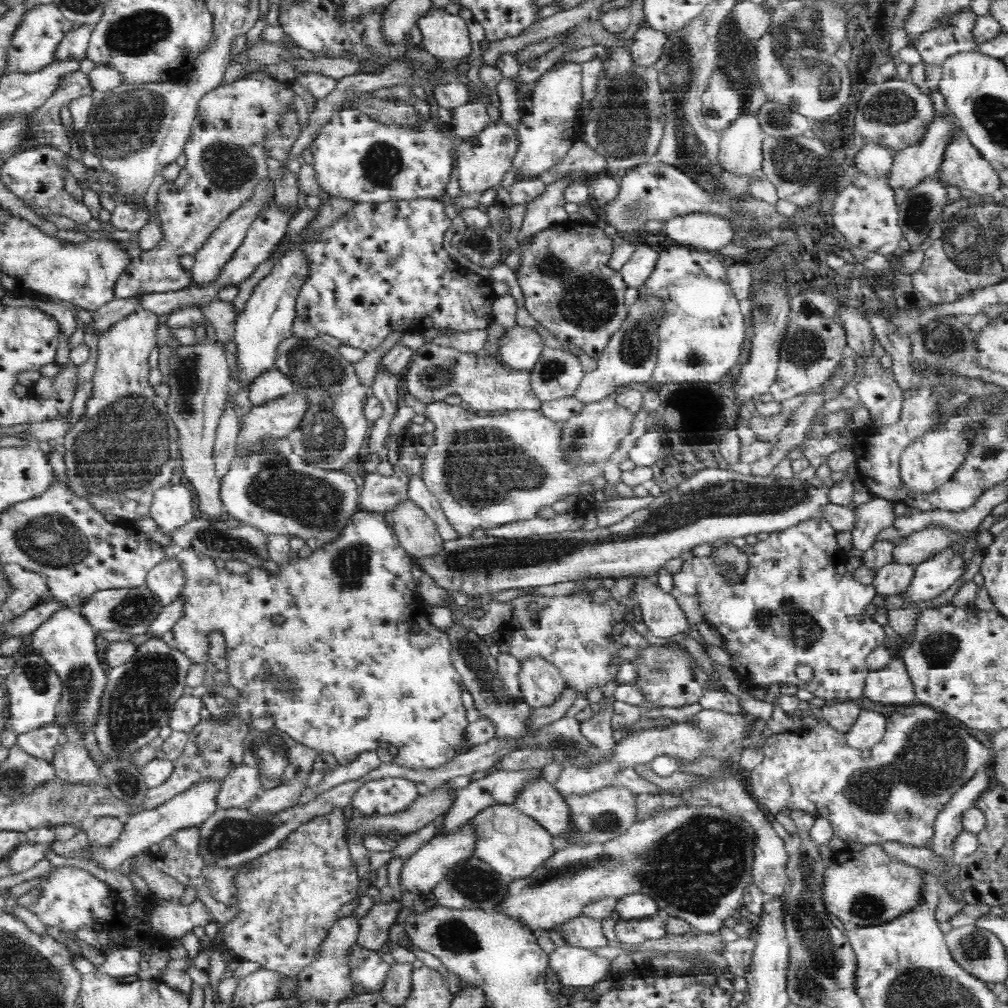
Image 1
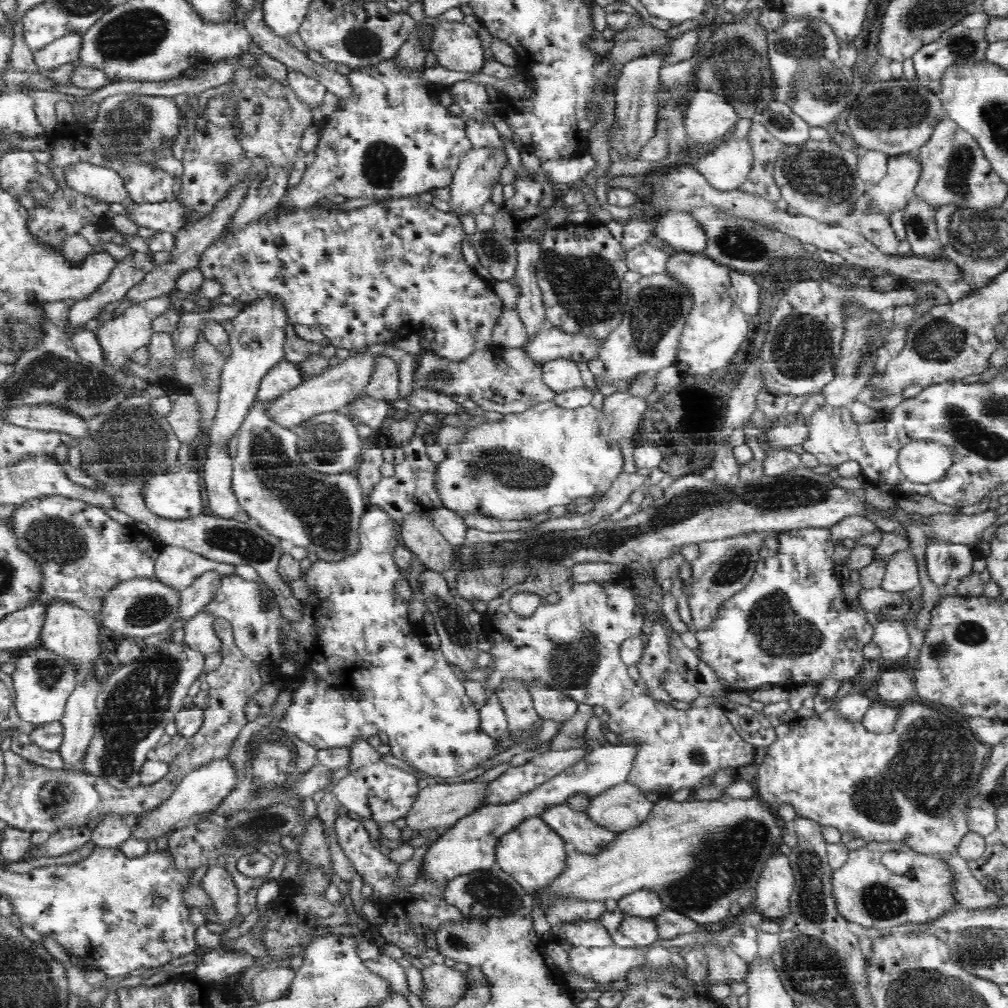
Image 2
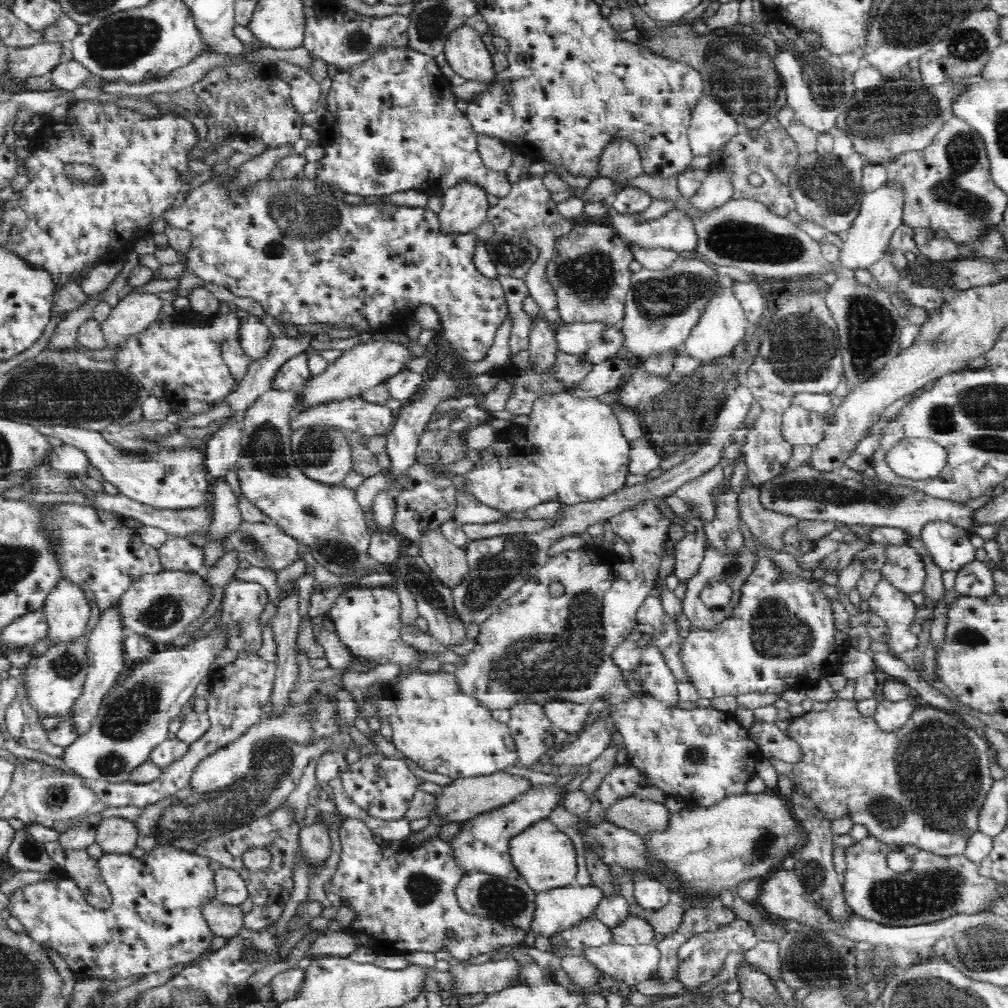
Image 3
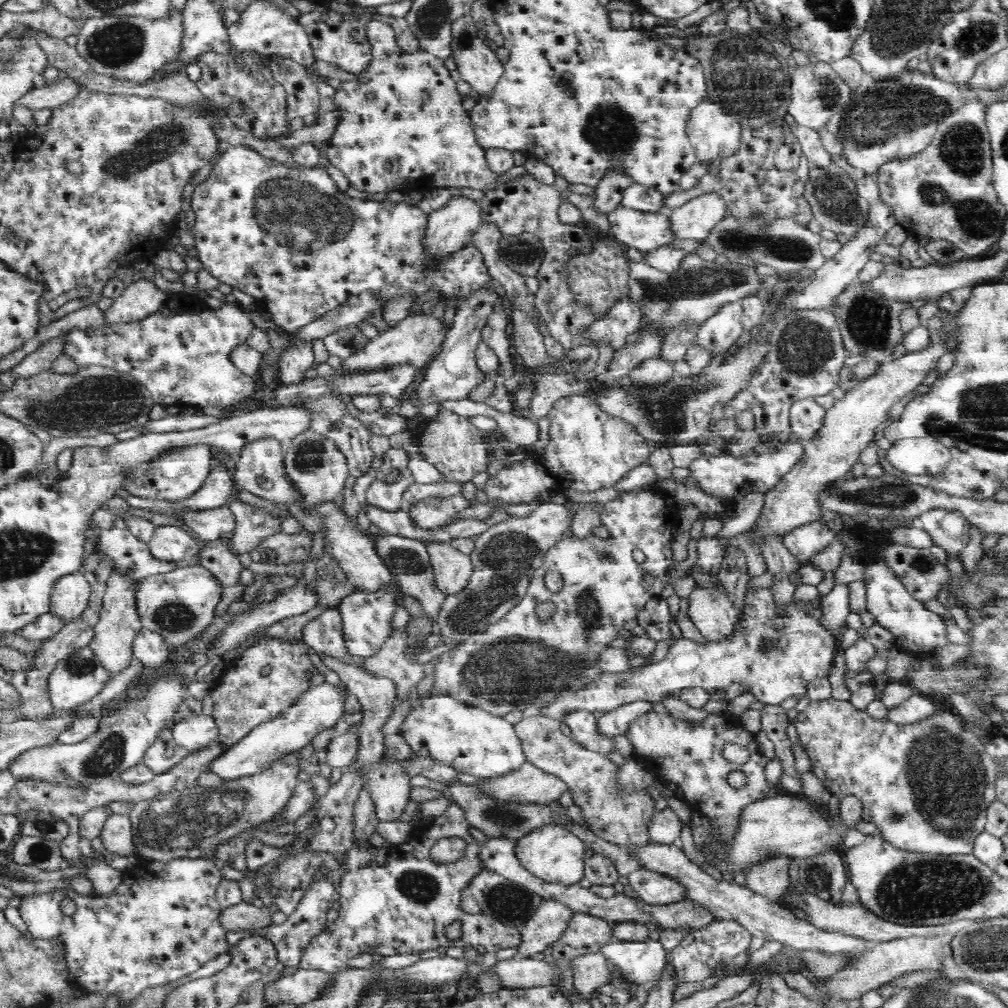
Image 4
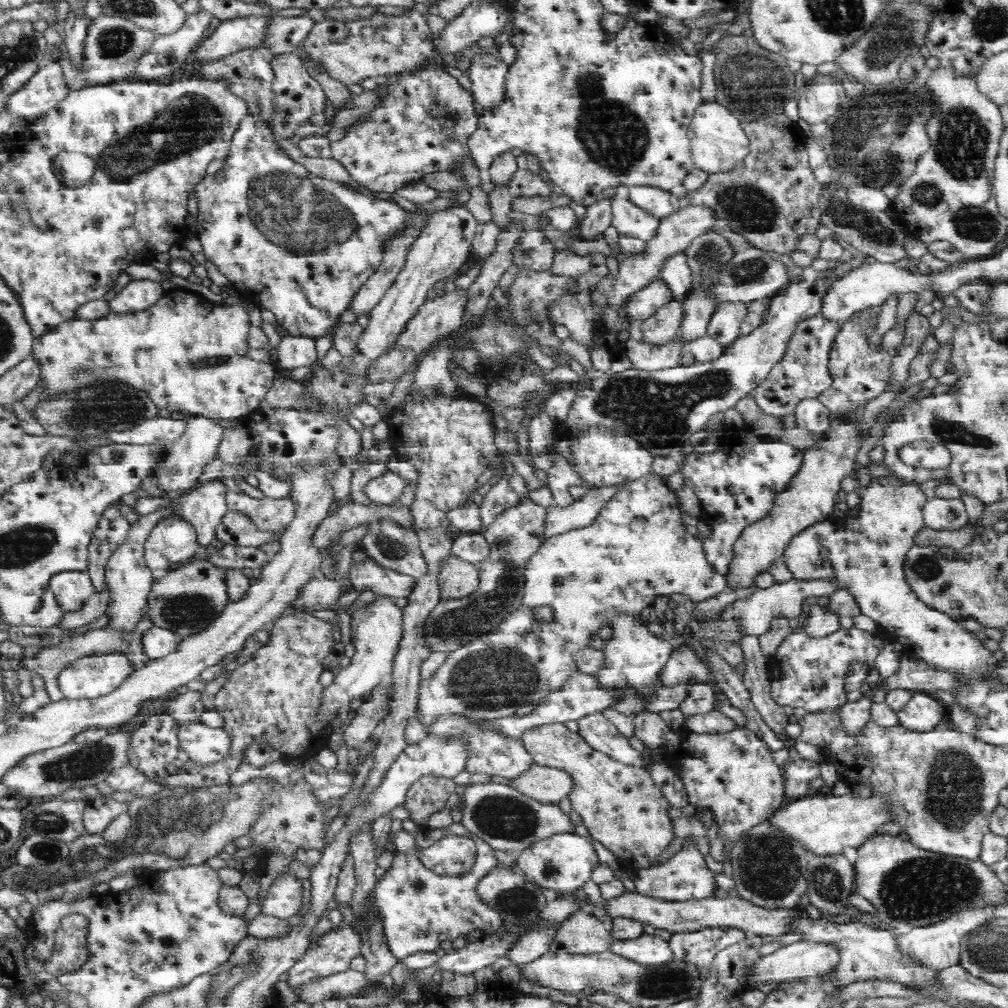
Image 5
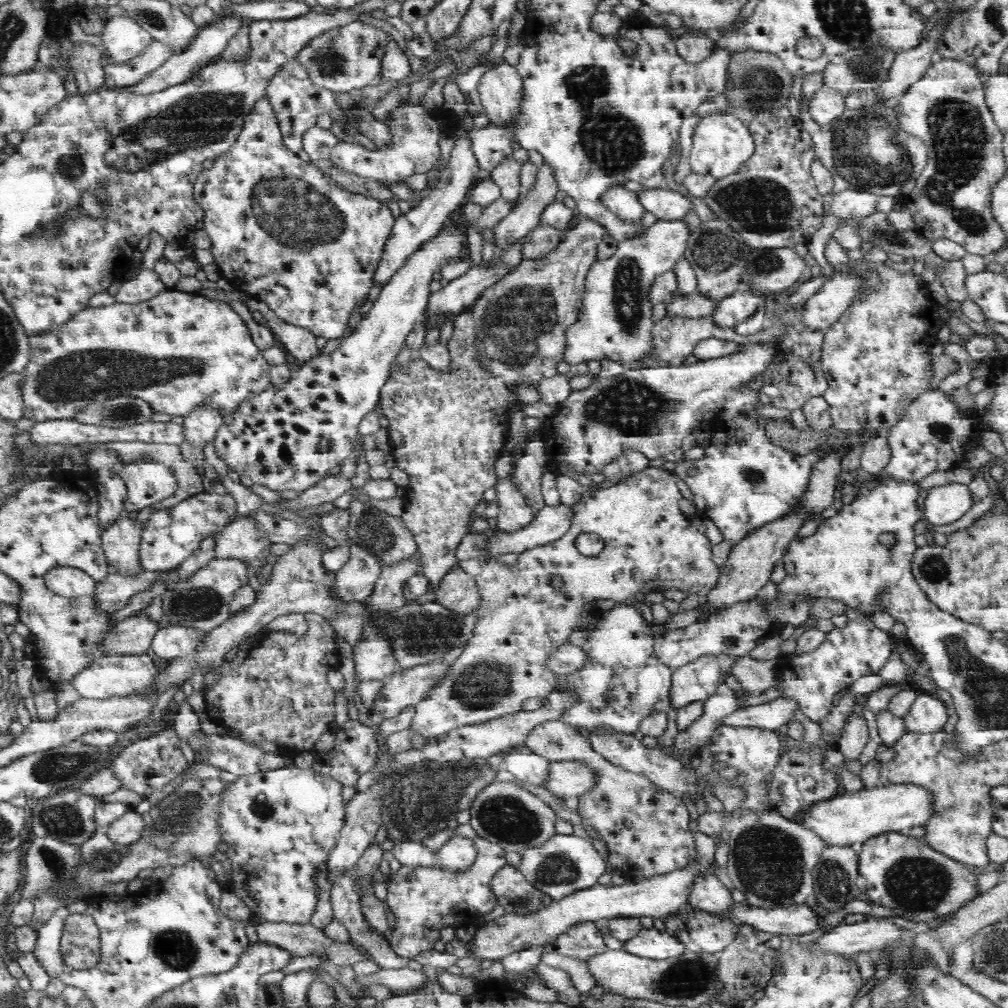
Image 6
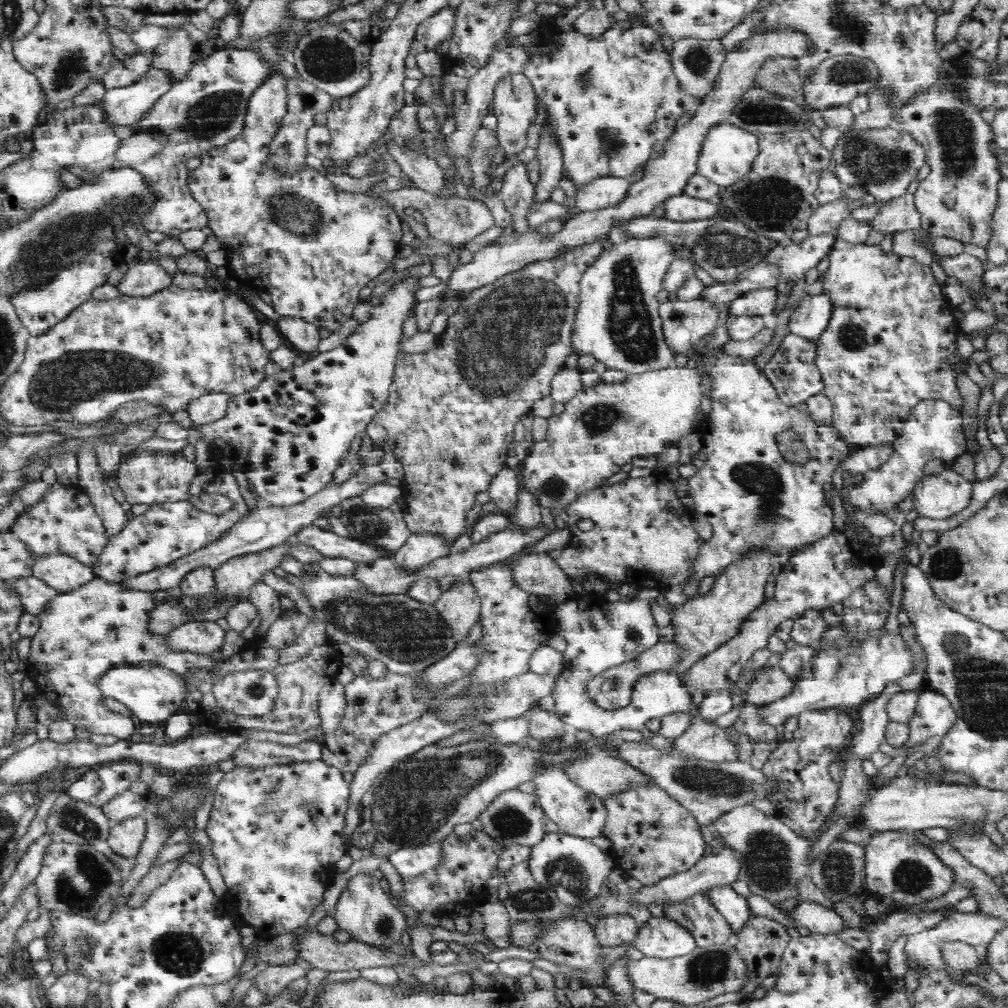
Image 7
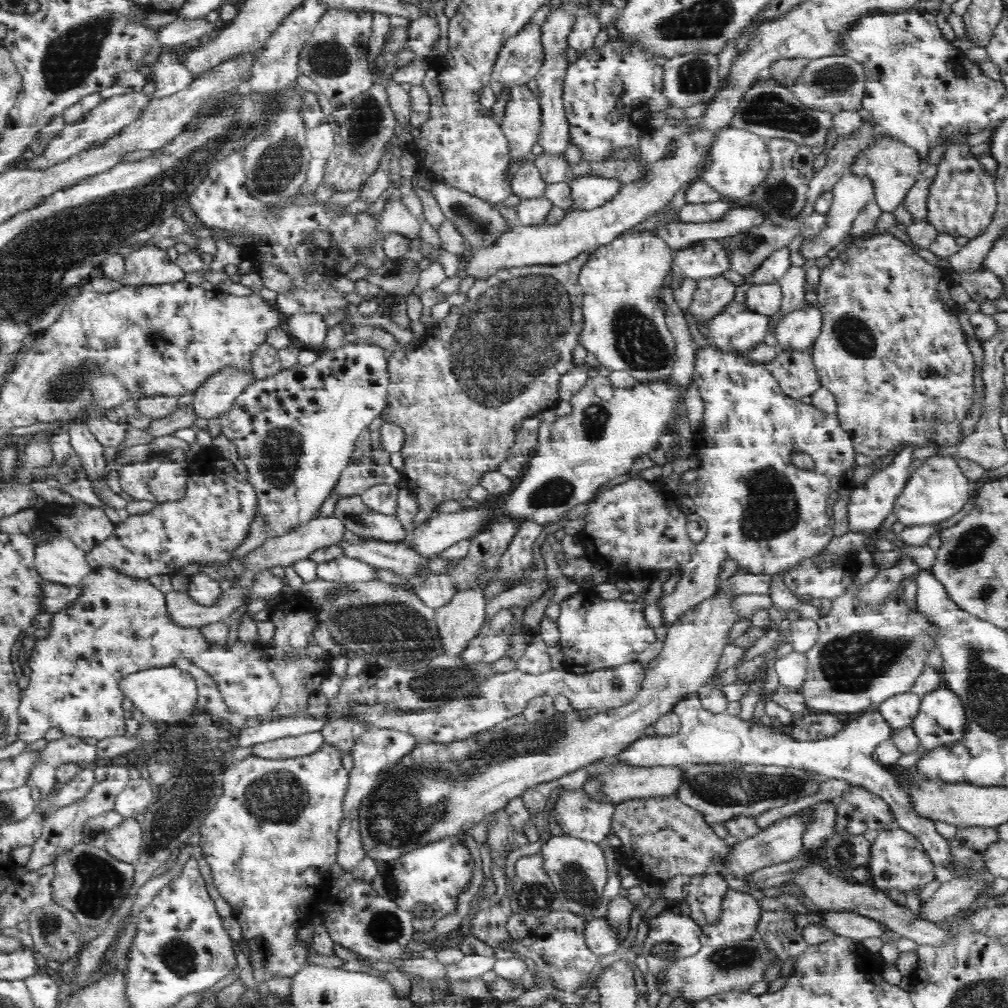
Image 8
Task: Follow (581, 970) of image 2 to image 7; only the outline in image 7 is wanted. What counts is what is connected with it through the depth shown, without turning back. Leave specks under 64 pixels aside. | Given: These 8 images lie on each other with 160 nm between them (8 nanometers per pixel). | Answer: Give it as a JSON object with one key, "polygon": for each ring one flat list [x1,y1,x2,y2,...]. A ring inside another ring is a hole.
{"polygon":[[651,917,641,924,634,944,644,956,657,959,686,956,699,947,690,930,665,917]]}

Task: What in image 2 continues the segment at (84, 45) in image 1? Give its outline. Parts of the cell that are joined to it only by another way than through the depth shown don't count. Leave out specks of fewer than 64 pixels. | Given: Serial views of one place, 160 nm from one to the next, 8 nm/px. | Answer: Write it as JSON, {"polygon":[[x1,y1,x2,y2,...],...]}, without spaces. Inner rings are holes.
{"polygon":[[70,32,34,51,32,61,37,70,48,73,78,59,80,47,81,34]]}

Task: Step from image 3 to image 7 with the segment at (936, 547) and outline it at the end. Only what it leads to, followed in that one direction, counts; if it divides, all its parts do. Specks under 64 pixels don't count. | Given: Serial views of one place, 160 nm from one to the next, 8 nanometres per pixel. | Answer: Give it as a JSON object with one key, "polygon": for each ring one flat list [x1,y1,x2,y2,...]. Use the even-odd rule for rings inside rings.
{"polygon":[[954,469,940,474,928,474,914,485,914,508,911,516,947,519,962,512,970,504,973,483,964,479]]}

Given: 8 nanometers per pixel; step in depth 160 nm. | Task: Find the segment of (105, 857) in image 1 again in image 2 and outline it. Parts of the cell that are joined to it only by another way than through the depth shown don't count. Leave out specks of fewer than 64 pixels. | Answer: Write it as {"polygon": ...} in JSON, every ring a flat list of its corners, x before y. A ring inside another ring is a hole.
{"polygon":[[229,756,213,760,198,770,190,772,177,787,172,797,160,807,142,813,132,828,134,839,149,841,162,837,170,828,176,828,178,820,192,820,192,816,204,816,204,812,212,812,224,798,239,785,239,770,231,764]]}

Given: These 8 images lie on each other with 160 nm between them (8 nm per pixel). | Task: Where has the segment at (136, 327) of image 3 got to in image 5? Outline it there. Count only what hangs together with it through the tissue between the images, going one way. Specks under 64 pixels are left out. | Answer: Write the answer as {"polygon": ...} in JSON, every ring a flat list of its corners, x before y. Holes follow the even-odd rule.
{"polygon":[[133,279,113,300,110,300,109,306,114,313,140,312,156,304,164,293,161,284,154,280]]}

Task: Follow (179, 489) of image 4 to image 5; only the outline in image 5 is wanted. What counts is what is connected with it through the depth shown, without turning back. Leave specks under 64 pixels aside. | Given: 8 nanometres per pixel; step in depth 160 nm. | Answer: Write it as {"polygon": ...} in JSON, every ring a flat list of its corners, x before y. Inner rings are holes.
{"polygon":[[194,415,186,421,186,429,179,440,168,447,163,460,154,467,154,472,159,476,160,484,166,492,190,490,197,485,202,476,203,468,216,457,218,447,225,429,216,422,205,416]]}

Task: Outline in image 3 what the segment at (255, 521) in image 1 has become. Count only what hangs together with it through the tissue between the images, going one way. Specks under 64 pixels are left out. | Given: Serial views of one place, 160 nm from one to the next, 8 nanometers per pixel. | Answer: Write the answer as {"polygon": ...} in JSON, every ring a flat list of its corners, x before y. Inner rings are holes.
{"polygon":[[270,389,261,394,258,400,244,413,243,430,241,434,241,455,236,468,240,490,254,506,267,516,267,521,276,524,298,540,300,544,308,546,313,558,328,571,338,576,368,576,379,573,380,563,369,555,371,531,373,526,370,515,364,512,358,501,356,491,343,486,329,487,310,480,297,468,293,461,291,449,291,433,288,429,289,416,295,412,296,406,302,402,302,393,294,390]]}

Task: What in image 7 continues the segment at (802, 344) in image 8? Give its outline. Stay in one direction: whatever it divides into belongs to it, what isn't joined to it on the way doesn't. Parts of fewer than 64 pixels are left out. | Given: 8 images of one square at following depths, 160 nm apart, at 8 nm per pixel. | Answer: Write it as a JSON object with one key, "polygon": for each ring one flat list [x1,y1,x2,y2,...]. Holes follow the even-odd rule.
{"polygon":[[806,294,791,315,788,332,817,344,828,326,830,316,832,316,832,303,826,295]]}

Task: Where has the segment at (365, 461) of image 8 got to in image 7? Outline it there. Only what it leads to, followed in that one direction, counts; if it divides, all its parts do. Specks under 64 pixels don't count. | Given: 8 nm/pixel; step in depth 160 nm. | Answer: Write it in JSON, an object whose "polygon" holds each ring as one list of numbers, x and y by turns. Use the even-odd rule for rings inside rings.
{"polygon":[[391,450,385,454,380,464,364,466,364,468,358,470,356,474,348,477,348,480,339,483,331,483,331,485,324,487,320,492,308,498,308,500,304,500,303,503,295,504,290,508,278,508,264,505,257,506,255,509,250,509,248,516,244,516,244,520,240,520,238,524,234,524,226,534,223,534,218,540,207,544,199,551,179,558,169,566,164,566,163,568,138,577,122,580,120,583,127,585,128,588,134,587,135,589,148,589,149,591,166,591,169,588,179,586,182,579,198,568,212,568,217,570,231,558,266,550,277,544,282,544,284,541,288,540,290,536,295,536,303,528,312,525,314,520,322,517,324,513,328,512,333,506,338,506,338,504,342,504,344,500,354,498,354,496,361,496,370,486,388,482,388,480,392,480,392,478,403,480,404,476,403,464,395,459]]}

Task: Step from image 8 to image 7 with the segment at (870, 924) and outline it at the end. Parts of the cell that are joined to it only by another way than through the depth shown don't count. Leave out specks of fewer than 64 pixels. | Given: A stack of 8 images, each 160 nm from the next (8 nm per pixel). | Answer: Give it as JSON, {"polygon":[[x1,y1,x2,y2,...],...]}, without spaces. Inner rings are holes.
{"polygon":[[802,900,800,905,794,911,788,911,788,914,795,919,794,924,796,924,797,928,808,928,812,933,838,934,838,932,842,932,842,930,848,928,848,926,846,926,846,920,844,920,838,912,834,912,834,910,830,908,825,908,808,900]]}

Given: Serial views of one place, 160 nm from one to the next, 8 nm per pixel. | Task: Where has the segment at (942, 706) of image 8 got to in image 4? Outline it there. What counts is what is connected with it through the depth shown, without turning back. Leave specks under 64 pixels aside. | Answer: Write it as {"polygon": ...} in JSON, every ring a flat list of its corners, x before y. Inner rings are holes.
{"polygon":[[916,692,908,697,900,706,888,710,888,720,896,724,914,724,930,719,936,715,938,709,926,695]]}

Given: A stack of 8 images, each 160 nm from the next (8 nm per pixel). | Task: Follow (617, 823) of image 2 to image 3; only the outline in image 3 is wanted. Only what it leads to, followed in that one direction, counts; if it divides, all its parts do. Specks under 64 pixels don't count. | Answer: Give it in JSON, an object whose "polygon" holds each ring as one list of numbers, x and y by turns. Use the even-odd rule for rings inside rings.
{"polygon":[[634,796,614,804,607,813,607,821,642,837,652,837,668,831,671,813,665,804]]}

